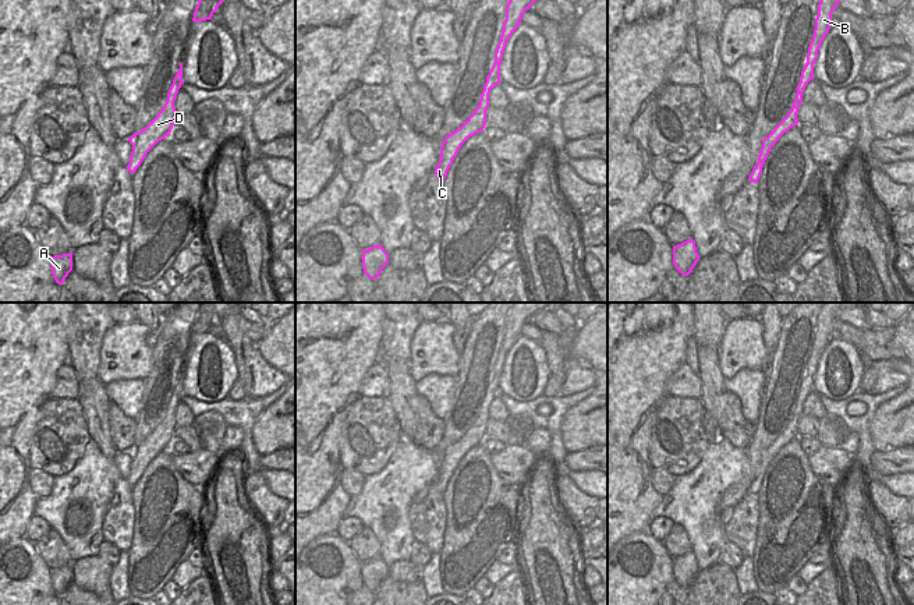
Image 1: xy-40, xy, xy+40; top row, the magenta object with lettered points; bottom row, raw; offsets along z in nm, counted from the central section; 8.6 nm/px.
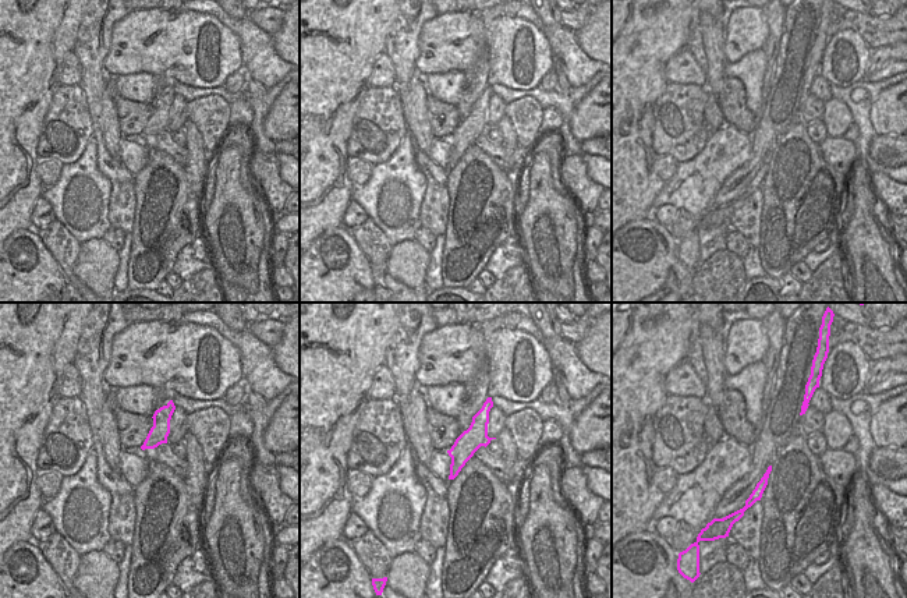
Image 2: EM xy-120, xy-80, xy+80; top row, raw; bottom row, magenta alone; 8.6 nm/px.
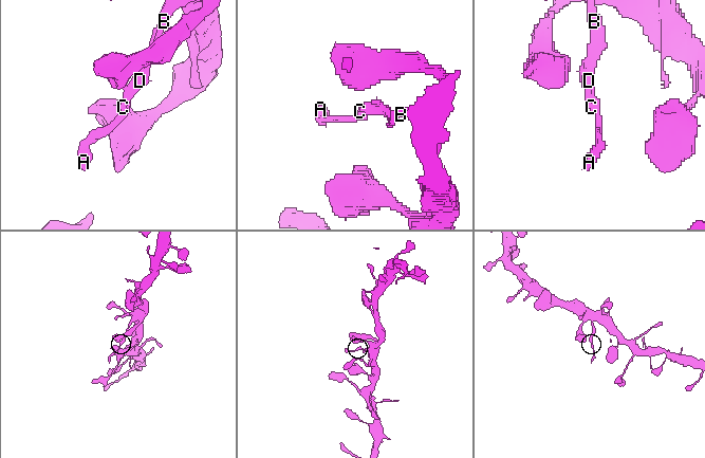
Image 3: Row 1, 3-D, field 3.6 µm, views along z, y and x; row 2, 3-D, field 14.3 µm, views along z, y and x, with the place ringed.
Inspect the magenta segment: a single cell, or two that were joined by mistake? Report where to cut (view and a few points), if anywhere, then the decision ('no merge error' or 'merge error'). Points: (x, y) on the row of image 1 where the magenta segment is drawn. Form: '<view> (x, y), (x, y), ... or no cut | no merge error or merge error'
xy-40 (173, 81), (177, 89) | merge error

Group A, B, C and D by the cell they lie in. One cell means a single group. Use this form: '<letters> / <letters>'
A C D / B

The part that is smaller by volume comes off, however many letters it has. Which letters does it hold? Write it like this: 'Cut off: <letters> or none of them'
Cut off: A, C, D

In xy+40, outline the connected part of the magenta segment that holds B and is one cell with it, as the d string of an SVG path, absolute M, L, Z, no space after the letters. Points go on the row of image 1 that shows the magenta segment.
M821 0L818 4L812 40L808 47L807 63L800 77L801 89L805 89L807 84L814 79L814 64L818 59L818 50L830 29L832 13L837 7L839 1L840 0Z

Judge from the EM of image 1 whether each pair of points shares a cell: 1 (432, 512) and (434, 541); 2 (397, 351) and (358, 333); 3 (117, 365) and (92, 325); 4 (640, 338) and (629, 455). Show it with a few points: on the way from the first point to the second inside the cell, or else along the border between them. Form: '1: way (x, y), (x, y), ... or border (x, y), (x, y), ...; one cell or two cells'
1: way (432, 519), (432, 534); one cell
2: border (383, 317), (383, 335), (379, 343); two cells
3: border (116, 324), (102, 339), (98, 372); two cells
4: way (629, 367), (629, 425); one cell

